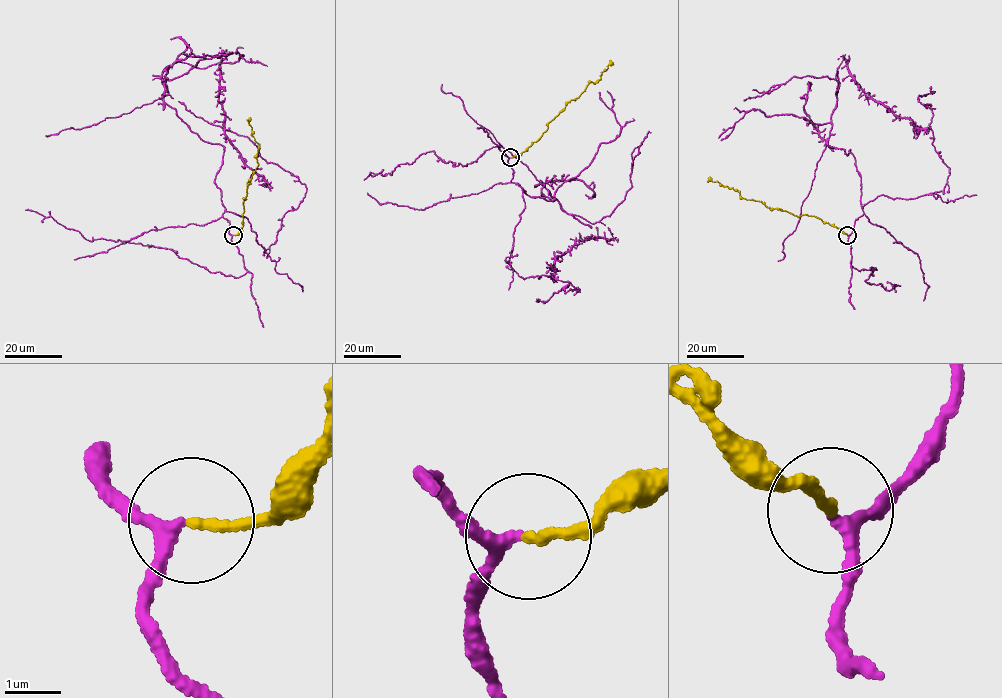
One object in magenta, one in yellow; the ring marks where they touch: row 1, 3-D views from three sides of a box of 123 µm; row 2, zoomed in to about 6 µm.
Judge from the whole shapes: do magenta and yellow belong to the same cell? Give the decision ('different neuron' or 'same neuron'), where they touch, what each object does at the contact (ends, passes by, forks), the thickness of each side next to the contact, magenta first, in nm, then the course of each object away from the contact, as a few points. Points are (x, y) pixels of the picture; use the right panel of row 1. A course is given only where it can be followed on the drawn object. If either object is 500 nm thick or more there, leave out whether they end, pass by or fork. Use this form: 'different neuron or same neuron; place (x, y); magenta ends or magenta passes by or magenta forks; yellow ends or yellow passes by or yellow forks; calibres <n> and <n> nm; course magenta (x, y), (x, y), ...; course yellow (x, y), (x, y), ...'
same neuron; place (847, 235); magenta passes by; yellow ends; calibres 200 and 150 nm; course magenta (848, 235), (863, 214), (860, 176), (850, 150), (827, 141), (843, 60), (864, 94), (915, 129), (930, 129); course yellow (847, 234), (814, 216), (796, 216), (769, 208), (760, 201), (743, 198), (732, 188), (707, 180)

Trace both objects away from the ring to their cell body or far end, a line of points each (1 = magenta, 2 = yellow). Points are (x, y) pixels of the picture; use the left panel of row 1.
1: (233, 235), (214, 181), (224, 147), (163, 101), (168, 67), (228, 55), (225, 133), (272, 188)
2: (233, 235), (239, 234), (242, 227), (248, 186), (258, 165), (259, 144), (251, 134), (247, 119)

